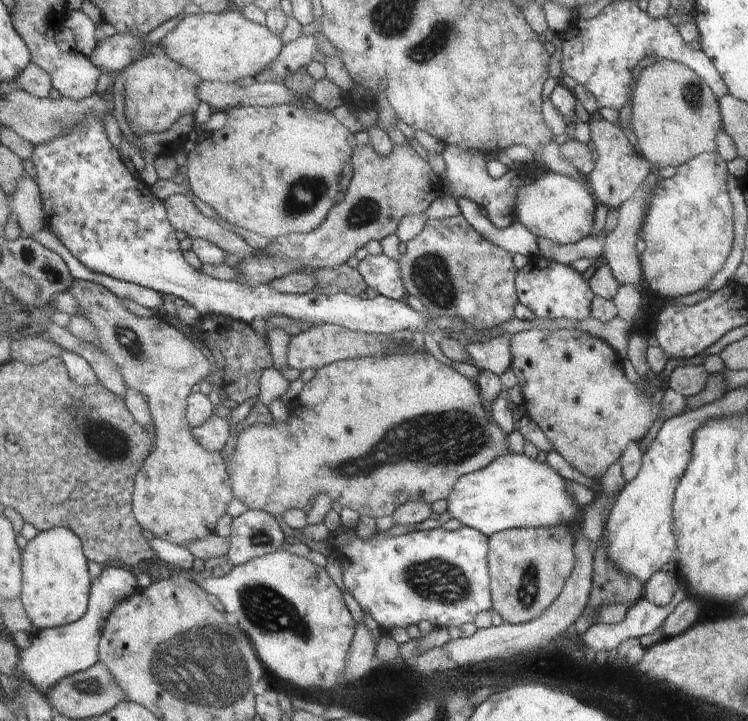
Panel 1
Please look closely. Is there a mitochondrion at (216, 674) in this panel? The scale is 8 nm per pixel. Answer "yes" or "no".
yes

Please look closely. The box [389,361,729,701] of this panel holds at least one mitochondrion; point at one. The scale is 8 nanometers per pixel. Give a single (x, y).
(441, 581)

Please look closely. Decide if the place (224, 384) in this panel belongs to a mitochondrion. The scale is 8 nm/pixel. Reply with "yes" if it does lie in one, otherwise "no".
no

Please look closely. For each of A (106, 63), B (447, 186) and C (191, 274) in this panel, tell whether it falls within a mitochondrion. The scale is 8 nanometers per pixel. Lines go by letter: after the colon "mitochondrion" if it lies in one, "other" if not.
A: other
B: other
C: other

